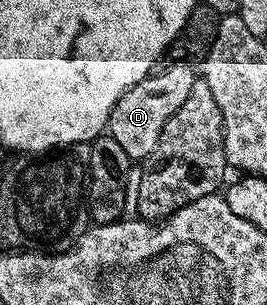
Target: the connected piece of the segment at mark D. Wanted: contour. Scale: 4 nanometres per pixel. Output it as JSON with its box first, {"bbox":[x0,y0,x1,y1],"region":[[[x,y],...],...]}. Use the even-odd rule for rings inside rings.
{"bbox":[108,63,196,161],"region":[[[178,63],[182,64],[174,64],[163,72],[155,71],[136,86],[129,88],[112,110],[108,125],[109,139],[115,140],[120,150],[124,150],[124,154],[130,156],[131,161],[145,161],[146,157],[152,154],[152,150],[156,150],[168,118],[172,118],[172,114],[176,114],[176,110],[184,106],[188,90],[192,90],[192,86],[196,83],[193,70],[186,65],[189,63]]]}

